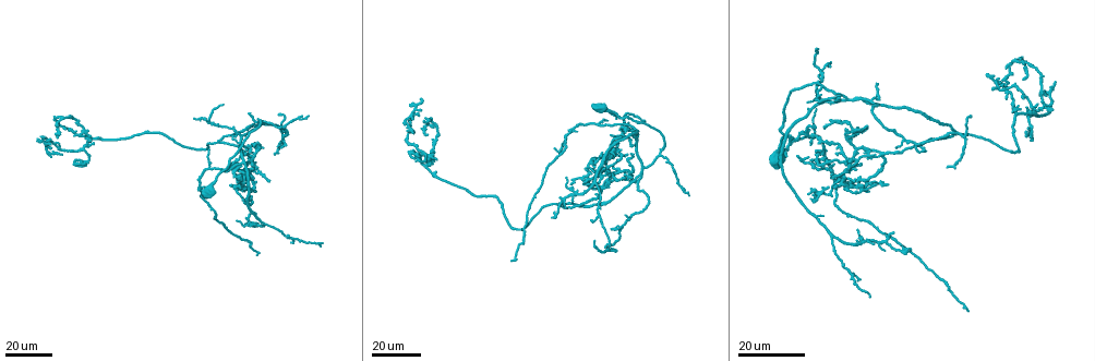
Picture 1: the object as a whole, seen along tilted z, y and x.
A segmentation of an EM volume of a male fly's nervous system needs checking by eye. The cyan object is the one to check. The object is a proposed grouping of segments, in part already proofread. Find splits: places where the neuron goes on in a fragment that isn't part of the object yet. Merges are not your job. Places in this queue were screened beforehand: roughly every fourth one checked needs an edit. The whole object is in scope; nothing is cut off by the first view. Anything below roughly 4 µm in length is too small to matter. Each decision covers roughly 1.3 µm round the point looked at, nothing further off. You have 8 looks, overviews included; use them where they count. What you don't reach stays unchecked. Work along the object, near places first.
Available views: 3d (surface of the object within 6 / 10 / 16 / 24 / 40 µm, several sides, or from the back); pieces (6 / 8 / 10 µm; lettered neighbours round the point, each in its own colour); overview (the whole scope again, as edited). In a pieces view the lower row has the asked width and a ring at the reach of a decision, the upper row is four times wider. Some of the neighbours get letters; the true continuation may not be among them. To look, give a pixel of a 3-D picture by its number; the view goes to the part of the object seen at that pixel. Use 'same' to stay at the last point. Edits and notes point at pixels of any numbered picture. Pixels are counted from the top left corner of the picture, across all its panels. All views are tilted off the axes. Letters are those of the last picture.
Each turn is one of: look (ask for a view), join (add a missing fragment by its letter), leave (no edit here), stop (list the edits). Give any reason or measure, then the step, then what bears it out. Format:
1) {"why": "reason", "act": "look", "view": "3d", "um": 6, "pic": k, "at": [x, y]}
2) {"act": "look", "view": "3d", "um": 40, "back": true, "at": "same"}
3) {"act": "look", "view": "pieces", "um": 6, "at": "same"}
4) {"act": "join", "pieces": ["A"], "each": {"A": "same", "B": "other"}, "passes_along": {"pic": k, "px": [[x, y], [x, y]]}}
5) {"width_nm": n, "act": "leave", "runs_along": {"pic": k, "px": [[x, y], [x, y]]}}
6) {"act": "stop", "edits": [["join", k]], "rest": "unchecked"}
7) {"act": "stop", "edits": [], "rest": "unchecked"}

{"why": "an open end", "act": "look", "view": "3d", "um": 40, "pic": 1, "at": [594, 242]}

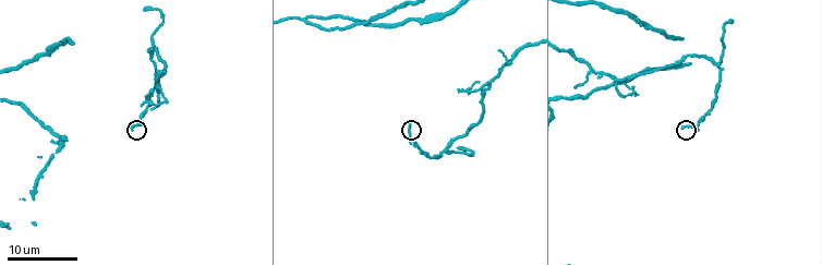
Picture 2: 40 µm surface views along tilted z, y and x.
{"why": "see the neighbours", "act": "look", "view": "pieces", "um": 6, "pic": 2, "at": [683, 130]}

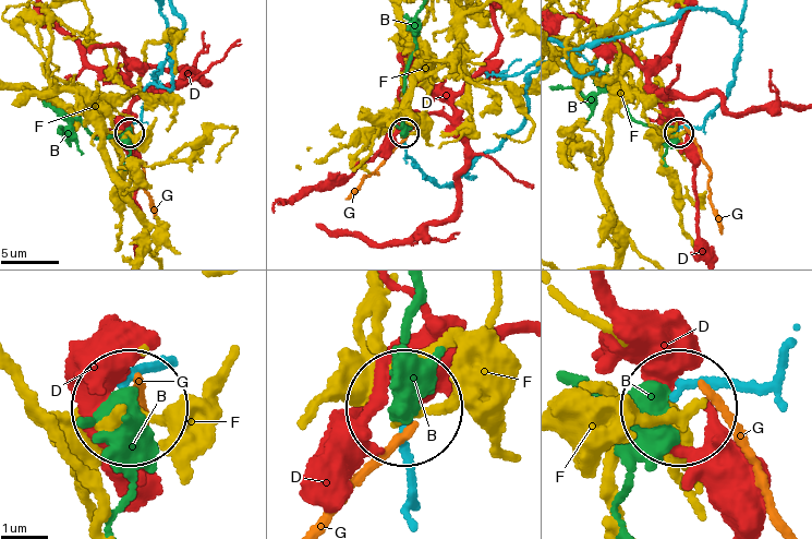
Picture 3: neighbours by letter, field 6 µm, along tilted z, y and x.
{"width_nm": 160, "act": "leave", "each": {"B": "other", "D": "other", "F": "other", "G": "other"}, "runs_along": {"pic": 3, "px": [[719, 13], [741, 36], [735, 81], [701, 126], [679, 130]]}, "found": "no lettered fragment goes on from it"}

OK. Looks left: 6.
{"why": "an open end", "act": "look", "view": "3d", "um": 40, "pic": 1, "at": [865, 125]}

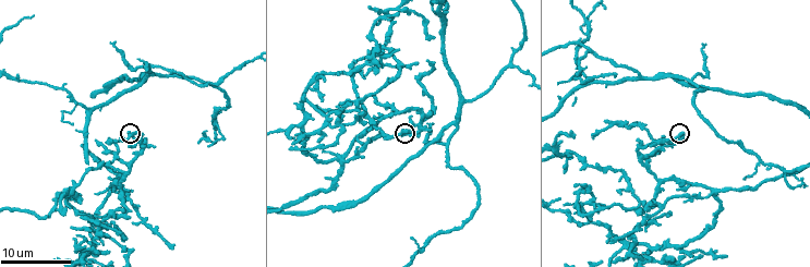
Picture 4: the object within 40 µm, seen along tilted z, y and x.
{"act": "look", "view": "pieces", "um": 10, "pic": 4, "at": [127, 132]}

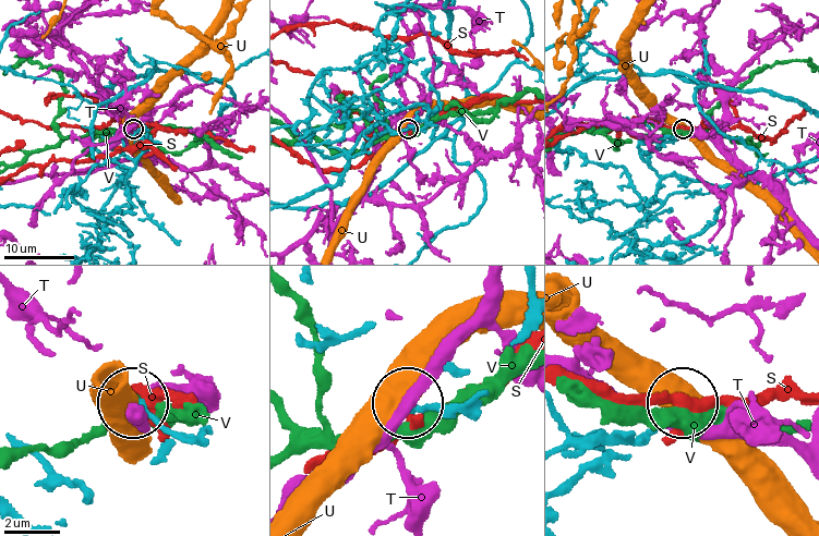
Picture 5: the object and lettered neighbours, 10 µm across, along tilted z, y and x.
{"act": "leave", "each": {"S": "other", "T": "other", "U": "other", "V": "other"}, "found": "none of them fits"}

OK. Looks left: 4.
{"why": "an open end", "act": "look", "view": "3d", "um": 24, "pic": 1, "at": [894, 233]}

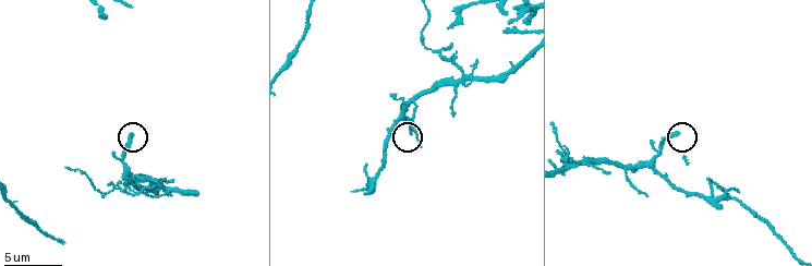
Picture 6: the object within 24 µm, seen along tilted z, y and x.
{"act": "look", "view": "pieces", "um": 8, "pic": 6, "at": [677, 134]}

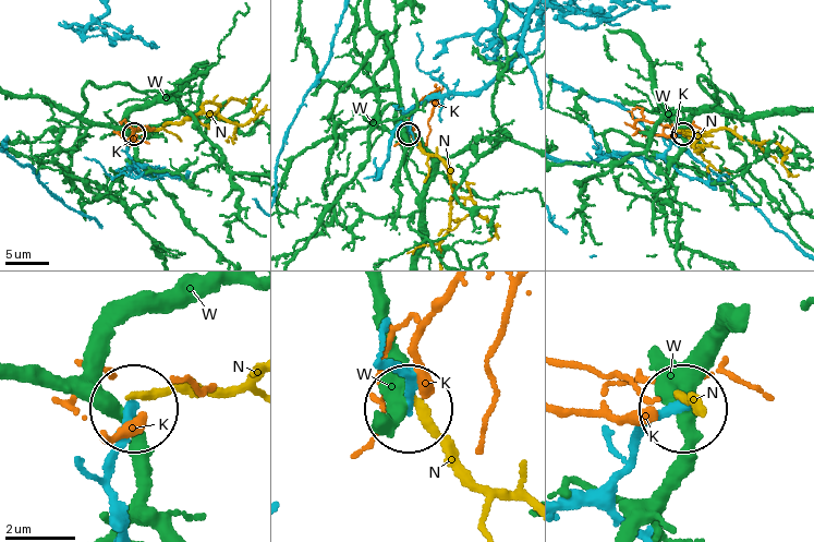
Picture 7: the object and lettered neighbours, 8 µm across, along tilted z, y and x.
{"act": "leave", "each": {"K": "other", "N": "other", "W": "other"}, "runs_along": {"pic": 7, "px": [[386, 363], [401, 375], [410, 410]]}, "found": "none of them fits"}

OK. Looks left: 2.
{"why": "an open end", "act": "look", "view": "pieces", "um": 8, "pic": 6, "at": [507, 32]}

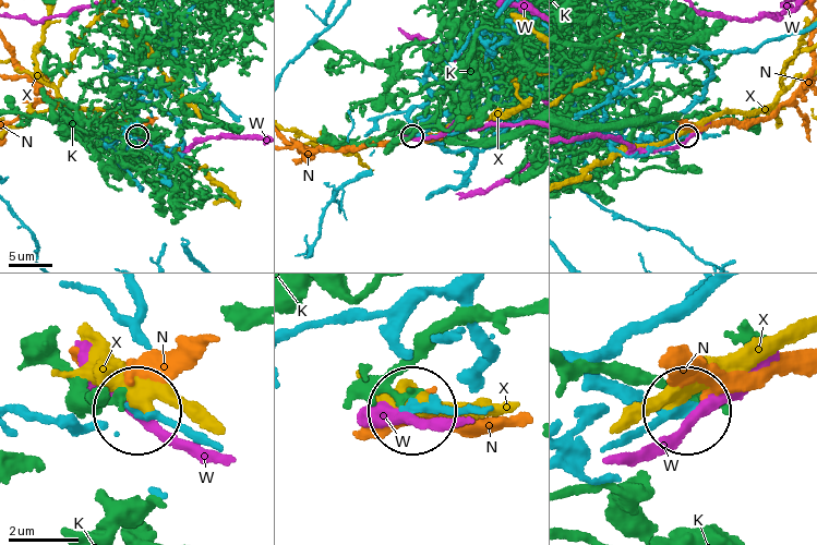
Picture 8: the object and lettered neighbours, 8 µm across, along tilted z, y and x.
{"act": "leave", "each": {"K": "other", "N": "other", "W": "other", "X": "other"}, "runs_along": {"pic": 8, "px": [[209, 443], [141, 413]]}, "found": "no lettered fragment goes on from it"}

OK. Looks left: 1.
{"act": "stop", "edits": [], "rest": "unchecked"}

